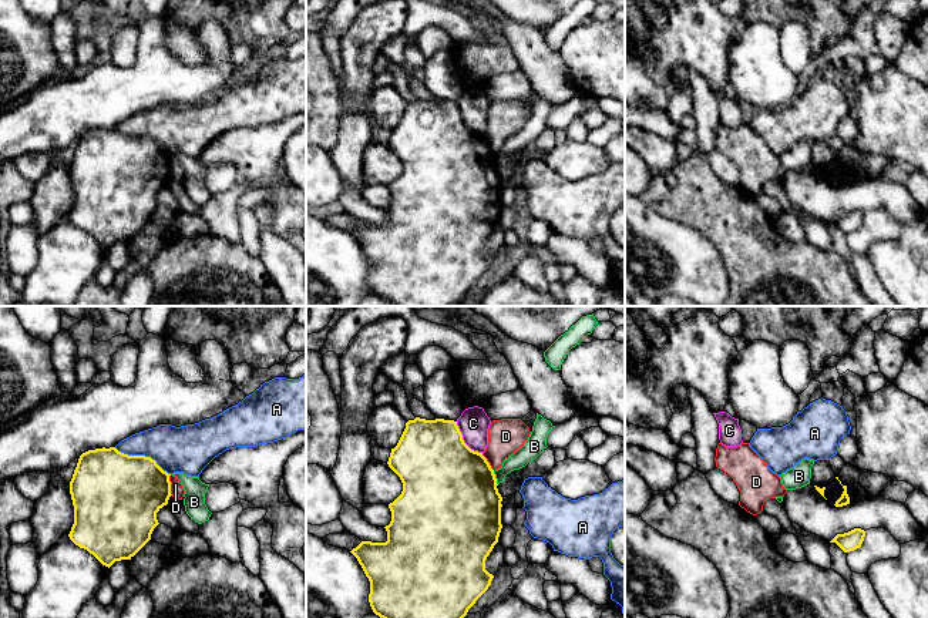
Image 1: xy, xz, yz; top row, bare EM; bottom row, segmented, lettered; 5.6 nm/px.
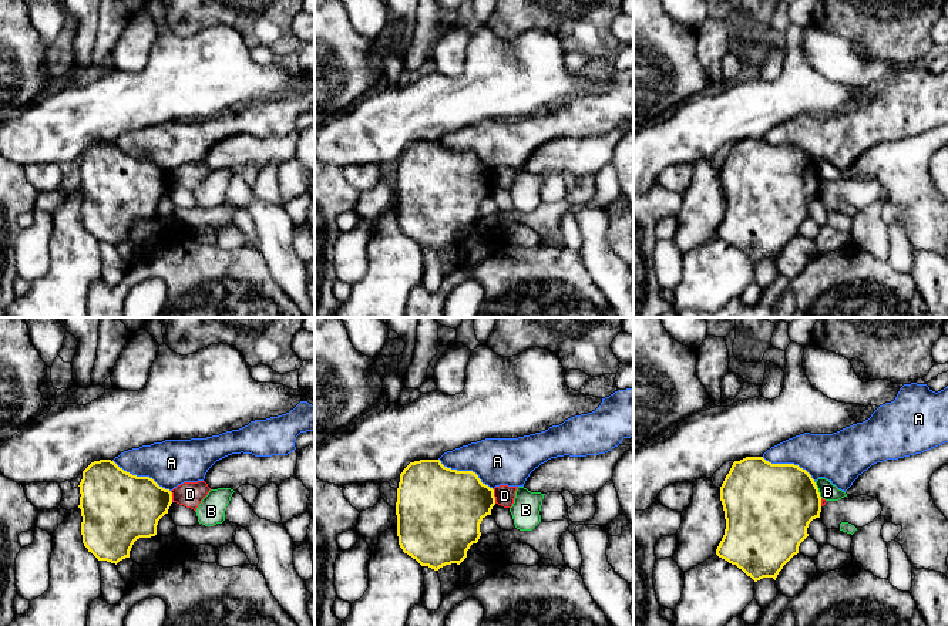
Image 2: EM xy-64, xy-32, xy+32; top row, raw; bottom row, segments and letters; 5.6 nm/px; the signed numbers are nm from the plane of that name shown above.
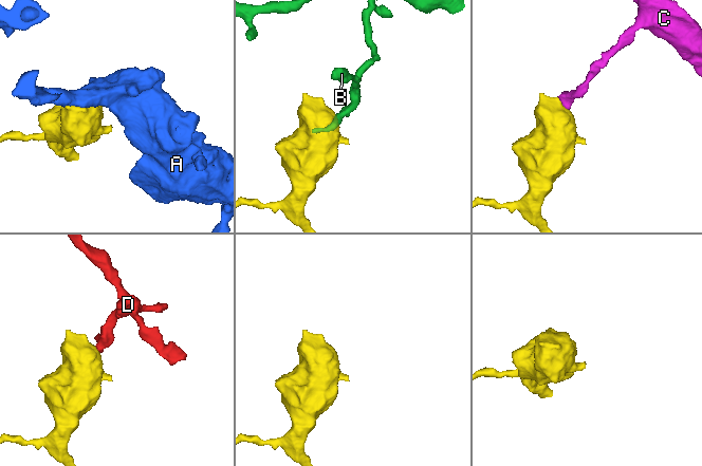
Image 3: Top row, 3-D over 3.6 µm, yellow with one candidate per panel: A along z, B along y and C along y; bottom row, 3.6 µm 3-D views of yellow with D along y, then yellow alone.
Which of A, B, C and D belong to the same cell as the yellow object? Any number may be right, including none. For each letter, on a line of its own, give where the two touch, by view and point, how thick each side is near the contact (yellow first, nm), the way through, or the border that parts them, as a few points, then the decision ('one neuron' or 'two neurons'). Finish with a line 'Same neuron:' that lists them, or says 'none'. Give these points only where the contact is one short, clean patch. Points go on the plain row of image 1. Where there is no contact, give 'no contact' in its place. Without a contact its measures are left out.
A: xy (143, 137) | 460/260 nm | two neurons
B: xz (496, 160) | 500/100 nm | two neurons
C: xz (463, 121) | 460/170 nm | along xz (456, 103), (461, 120), (471, 130), (481, 134) | two neurons
D: xy (170, 165) | 420/80 nm | along xy (170, 155), (170, 173), (172, 175) | two neurons
Same neuron: none

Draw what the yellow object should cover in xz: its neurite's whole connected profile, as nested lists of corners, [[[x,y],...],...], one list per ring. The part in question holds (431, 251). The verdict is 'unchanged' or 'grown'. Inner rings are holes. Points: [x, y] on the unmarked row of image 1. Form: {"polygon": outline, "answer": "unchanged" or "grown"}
{"polygon": [[[420,98],[406,104],[387,145],[403,164],[401,175],[389,185],[391,202],[384,208],[387,222],[362,222],[350,232],[370,262],[370,288],[376,296],[393,306],[457,306],[494,259],[485,251],[485,241],[498,224],[502,209],[502,178],[494,151],[483,134],[464,124],[457,103]]], "answer": "unchanged"}

